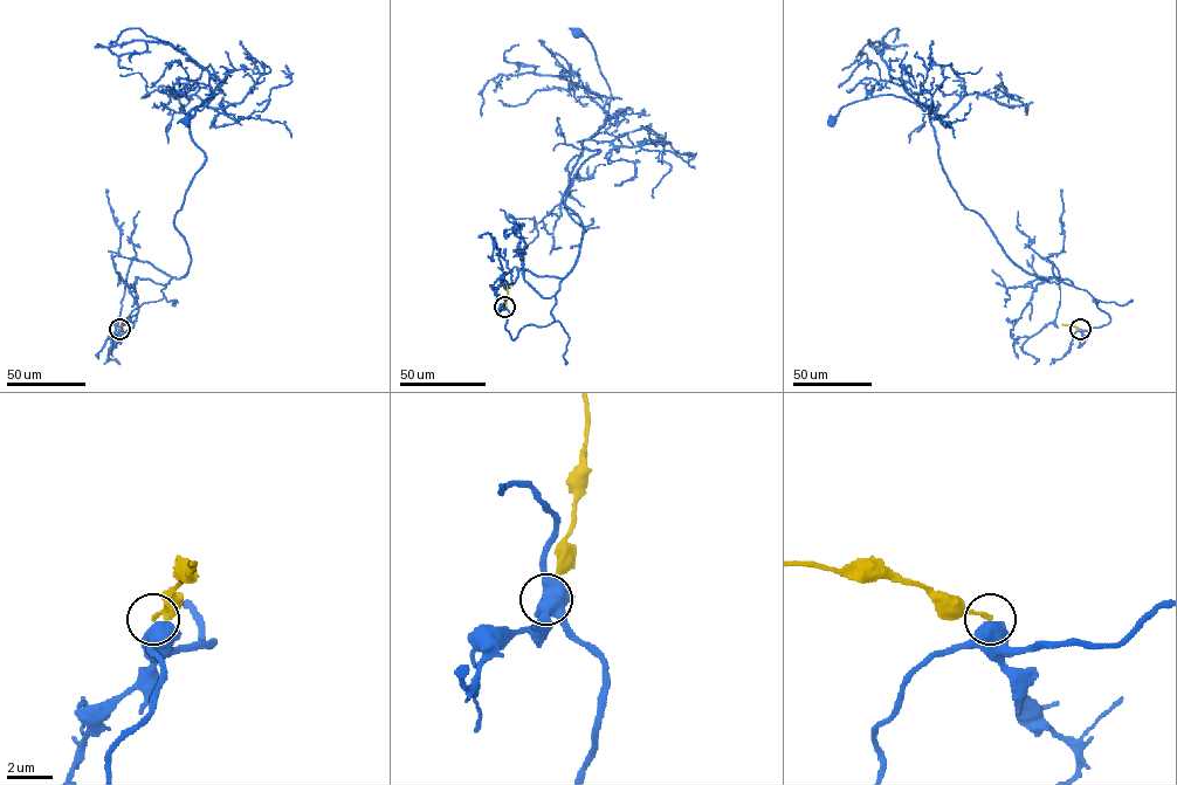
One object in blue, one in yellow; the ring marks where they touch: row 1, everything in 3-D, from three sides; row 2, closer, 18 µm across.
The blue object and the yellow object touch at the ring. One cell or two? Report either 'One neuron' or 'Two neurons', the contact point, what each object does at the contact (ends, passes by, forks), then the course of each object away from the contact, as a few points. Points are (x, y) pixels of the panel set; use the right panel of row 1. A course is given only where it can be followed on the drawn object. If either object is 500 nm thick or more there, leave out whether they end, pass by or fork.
Two neurons. Place: (1080, 329). Course of blue: (1080, 329), (1109, 315), (1085, 290), (1011, 260), (951, 185), (927, 107), (881, 95), (831, 121). Course of yellow: (1080, 329), (1061, 324)

